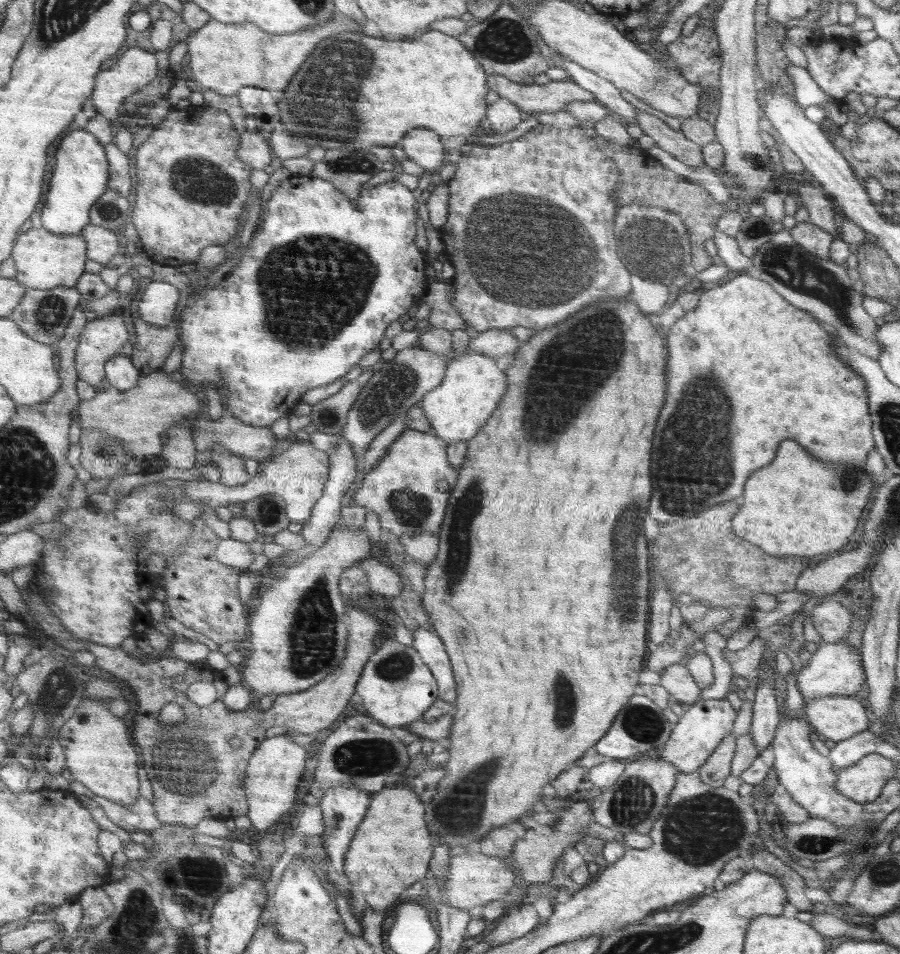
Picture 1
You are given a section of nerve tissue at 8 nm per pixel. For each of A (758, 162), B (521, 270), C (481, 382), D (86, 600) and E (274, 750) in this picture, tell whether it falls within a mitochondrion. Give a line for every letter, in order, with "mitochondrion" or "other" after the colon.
A: mitochondrion
B: mitochondrion
C: other
D: other
E: other

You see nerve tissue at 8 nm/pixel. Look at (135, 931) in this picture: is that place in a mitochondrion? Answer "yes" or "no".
yes

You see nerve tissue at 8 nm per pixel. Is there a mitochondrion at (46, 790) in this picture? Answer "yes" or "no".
no

